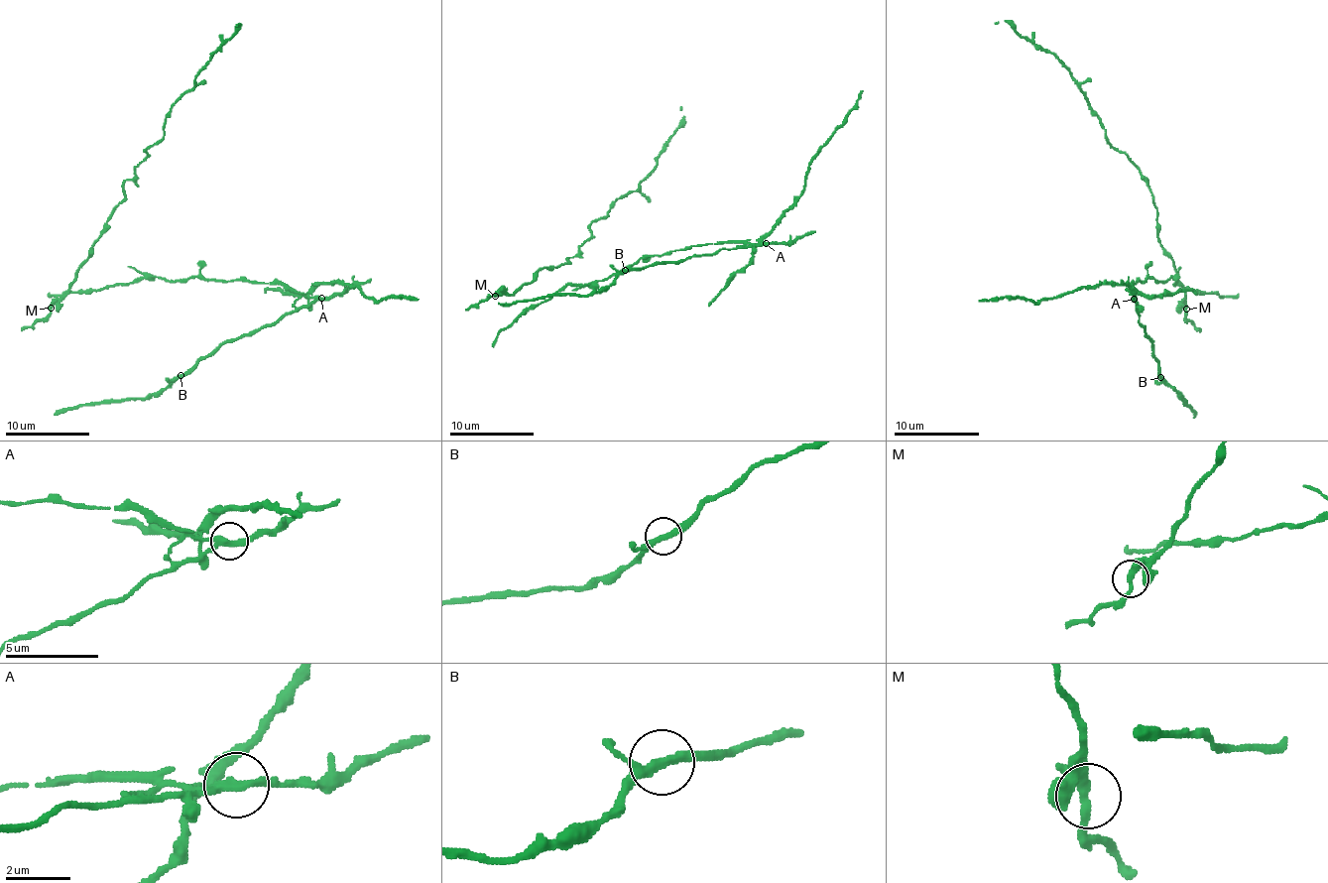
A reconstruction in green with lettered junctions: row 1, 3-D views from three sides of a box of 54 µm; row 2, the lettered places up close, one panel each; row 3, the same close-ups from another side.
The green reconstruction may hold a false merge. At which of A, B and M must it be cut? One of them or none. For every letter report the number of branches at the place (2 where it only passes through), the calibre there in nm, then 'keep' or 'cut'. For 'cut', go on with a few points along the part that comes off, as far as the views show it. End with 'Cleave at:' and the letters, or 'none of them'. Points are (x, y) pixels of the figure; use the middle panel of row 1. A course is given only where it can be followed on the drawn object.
A: 3 | 240 nm | cut | (766, 243), (705, 243), (649, 256), (600, 281), (564, 285), (547, 300), (531, 304), (497, 335), (493, 346)
B: 3 | 240 nm | keep
M: 3 | 280 nm | keep
Cleave at: A

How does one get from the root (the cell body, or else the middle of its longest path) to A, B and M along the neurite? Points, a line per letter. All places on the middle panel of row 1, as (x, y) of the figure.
A: (579, 285), (604, 281), (642, 258), (663, 256), (677, 249), (688, 249), (692, 245), (766, 243)
B: (579, 285), (604, 281), (649, 256), (663, 256), (692, 245), (745, 243), (735, 249), (625, 270)
M: (579, 285), (564, 285), (547, 300), (527, 309), (514, 296), (495, 296)

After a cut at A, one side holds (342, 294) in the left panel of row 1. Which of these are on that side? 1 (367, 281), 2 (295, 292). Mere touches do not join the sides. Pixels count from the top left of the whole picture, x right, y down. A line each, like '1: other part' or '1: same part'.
1: same part
2: other part

